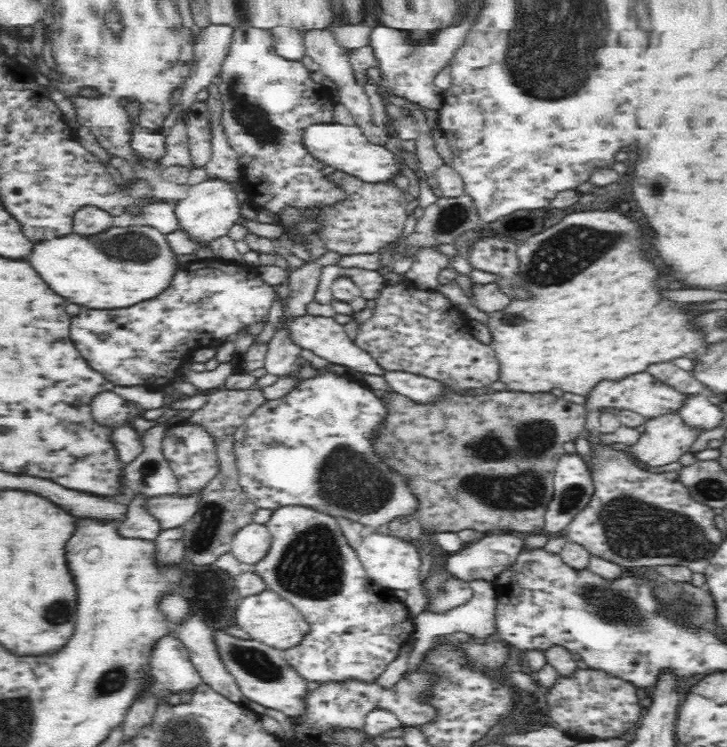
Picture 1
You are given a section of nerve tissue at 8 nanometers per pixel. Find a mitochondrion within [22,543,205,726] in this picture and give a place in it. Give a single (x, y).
(114, 679)

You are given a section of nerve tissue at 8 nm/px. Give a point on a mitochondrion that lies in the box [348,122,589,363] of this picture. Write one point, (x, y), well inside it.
(448, 220)

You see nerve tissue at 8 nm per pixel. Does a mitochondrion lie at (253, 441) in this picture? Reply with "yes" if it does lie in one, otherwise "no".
no

